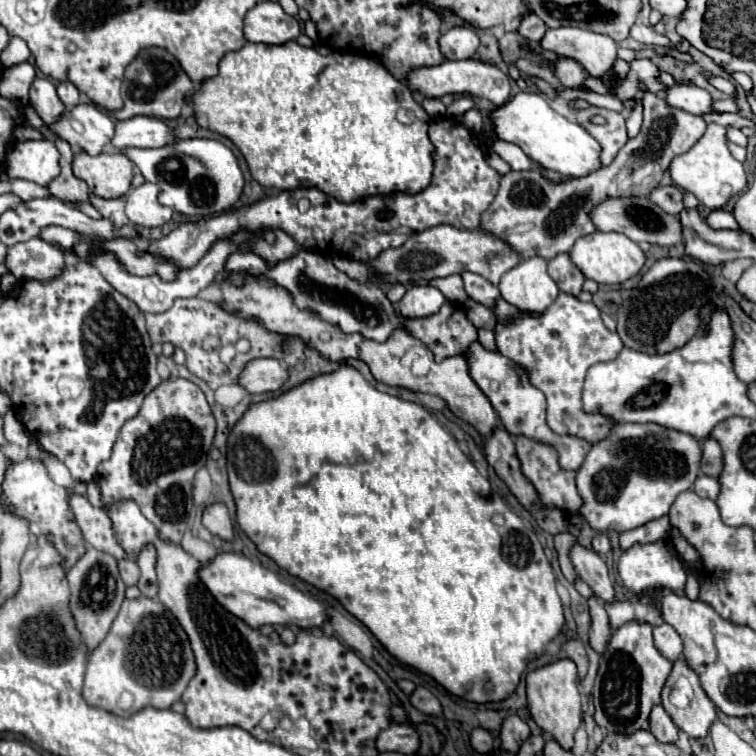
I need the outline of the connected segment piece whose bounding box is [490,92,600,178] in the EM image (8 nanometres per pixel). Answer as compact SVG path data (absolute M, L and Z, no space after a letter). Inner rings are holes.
M518 92L504 106L492 110L490 120L500 140L520 146L526 156L542 164L546 170L578 178L600 168L600 144L580 124L554 112L540 94Z

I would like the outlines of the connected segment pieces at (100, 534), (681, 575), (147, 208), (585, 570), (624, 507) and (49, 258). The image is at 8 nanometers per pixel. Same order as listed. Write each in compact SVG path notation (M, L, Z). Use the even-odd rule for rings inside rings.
M72 494L70 496L70 506L74 512L74 518L84 534L84 540L94 546L100 552L112 554L116 560L130 558L130 554L116 542L116 532L112 530L112 520L102 508L96 508L88 502L86 496L82 494Z
M664 540L660 542L652 542L652 544L634 544L632 548L628 548L618 562L618 572L624 580L624 584L628 588L634 590L634 594L644 594L648 588L670 588L678 594L684 594L684 584L686 584L686 572L680 566L680 558L676 554L676 550L666 544ZM666 550L672 554L670 560L666 560Z
M144 182L126 196L126 216L136 226L162 226L172 218L172 208L158 204L160 188Z
M576 544L572 548L570 558L572 558L572 564L576 568L576 574L592 588L592 592L598 600L602 600L606 604L616 602L616 590L614 590L614 584L608 576L606 562L598 554Z
M620 424L612 430L608 438L594 444L578 470L576 484L584 506L580 510L582 518L598 532L626 532L636 526L642 526L654 518L666 516L680 492L686 492L694 486L694 480L700 472L700 442L684 432L664 428L660 424Z
M32 238L8 248L6 266L18 280L50 282L64 274L66 254L42 238Z

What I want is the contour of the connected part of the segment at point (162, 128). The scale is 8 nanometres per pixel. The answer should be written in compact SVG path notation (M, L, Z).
M134 116L130 120L116 122L116 134L112 138L112 146L116 150L160 148L172 142L172 128L168 128L162 120L148 116Z

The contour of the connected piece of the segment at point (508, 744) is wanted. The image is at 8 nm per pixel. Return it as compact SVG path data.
M508 716L502 722L500 728L500 742L502 742L502 750L516 754L518 746L530 736L530 728L524 720L520 720L518 716Z

